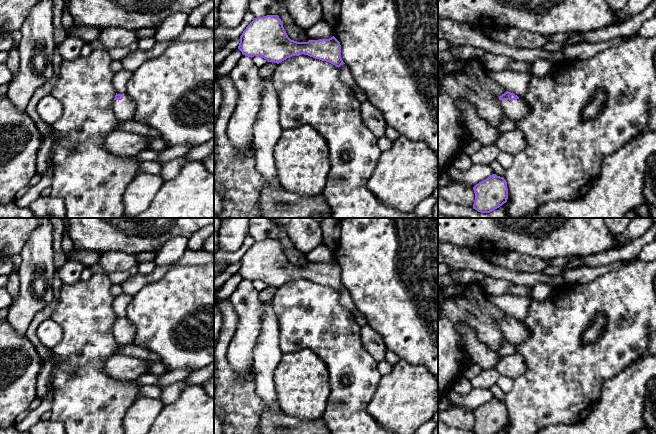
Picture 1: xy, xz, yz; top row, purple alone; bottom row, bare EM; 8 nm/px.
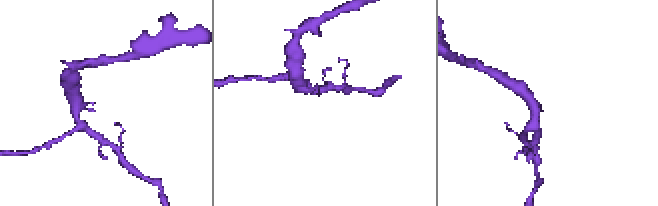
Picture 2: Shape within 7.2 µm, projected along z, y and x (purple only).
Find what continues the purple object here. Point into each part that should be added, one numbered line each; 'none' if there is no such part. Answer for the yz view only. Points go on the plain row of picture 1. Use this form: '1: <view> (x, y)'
1: yz (515, 334)

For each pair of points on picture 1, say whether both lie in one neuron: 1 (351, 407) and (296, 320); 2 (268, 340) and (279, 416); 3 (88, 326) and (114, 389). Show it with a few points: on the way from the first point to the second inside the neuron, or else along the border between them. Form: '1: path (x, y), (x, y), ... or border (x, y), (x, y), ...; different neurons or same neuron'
1: path (353, 384), (353, 371), (319, 337); same neuron
2: path (266, 360), (266, 391), (270, 399); same neuron
3: path (90, 342), (91, 367), (98, 374); same neuron

